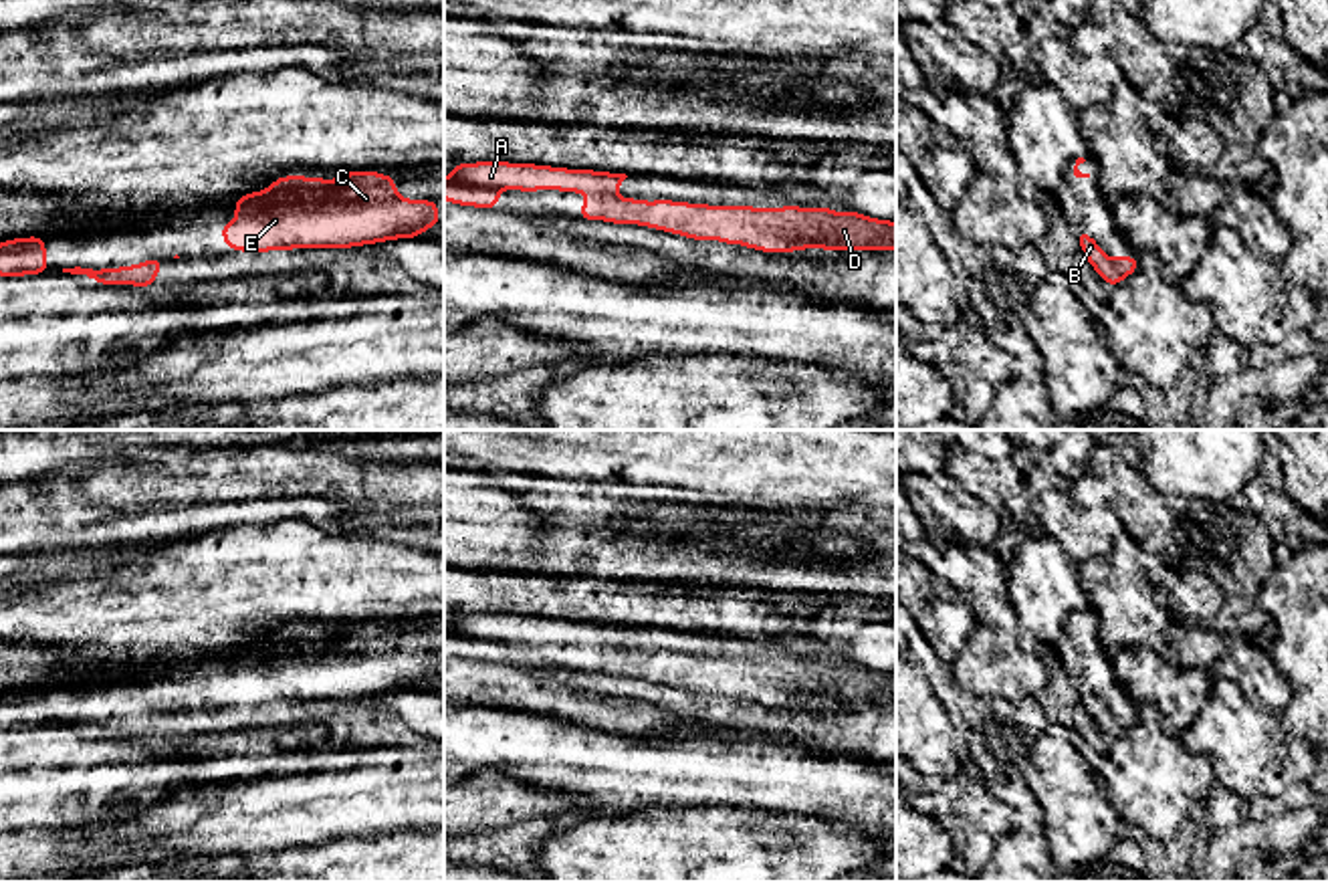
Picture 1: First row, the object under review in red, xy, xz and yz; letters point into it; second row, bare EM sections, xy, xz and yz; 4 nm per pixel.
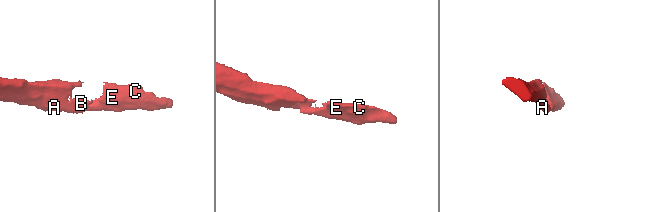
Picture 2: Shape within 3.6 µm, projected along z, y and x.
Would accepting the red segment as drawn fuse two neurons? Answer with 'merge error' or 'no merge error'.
no merge error

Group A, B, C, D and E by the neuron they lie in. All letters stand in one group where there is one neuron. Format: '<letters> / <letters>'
A B C D E

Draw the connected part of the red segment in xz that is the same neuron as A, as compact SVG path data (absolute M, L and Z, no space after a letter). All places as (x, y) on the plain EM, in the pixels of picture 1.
M454 616L444 630L448 656L496 662L503 642L585 646L581 672L638 676L692 692L718 692L761 704L896 702L896 674L860 664L832 664L827 658L755 660L710 658L674 652L618 650L626 626L569 622L537 616Z

